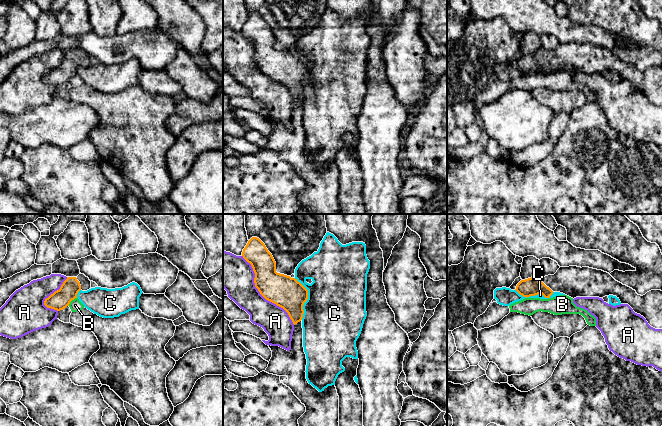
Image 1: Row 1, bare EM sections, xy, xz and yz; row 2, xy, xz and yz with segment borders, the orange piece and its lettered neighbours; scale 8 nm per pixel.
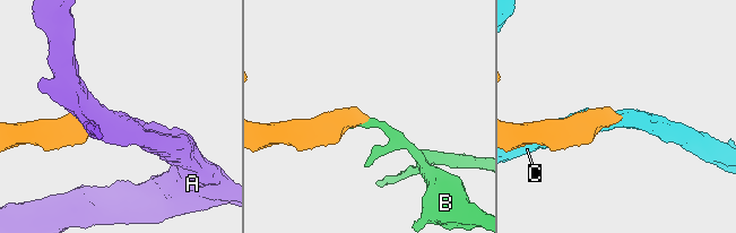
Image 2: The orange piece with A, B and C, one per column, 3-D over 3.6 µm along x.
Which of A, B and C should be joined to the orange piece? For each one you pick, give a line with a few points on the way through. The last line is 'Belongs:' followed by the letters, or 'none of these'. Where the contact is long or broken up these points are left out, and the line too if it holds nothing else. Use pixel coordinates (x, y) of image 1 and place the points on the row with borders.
Belongs: none of these

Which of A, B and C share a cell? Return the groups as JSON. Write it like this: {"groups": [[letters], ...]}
{"groups": [["A"], ["B"], ["C"]]}

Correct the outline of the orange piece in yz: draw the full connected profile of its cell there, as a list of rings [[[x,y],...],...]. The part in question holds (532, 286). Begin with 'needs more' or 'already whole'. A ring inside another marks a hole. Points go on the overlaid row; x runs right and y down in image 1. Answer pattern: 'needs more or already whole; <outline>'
needs more; [[[560,267],[554,275],[542,281],[537,277],[521,280],[515,289],[523,297],[542,294],[550,298],[554,292],[571,298],[613,295],[621,304],[628,304],[655,329],[662,329],[662,291],[651,290],[641,296],[632,288],[616,281],[609,273],[589,267]]]

